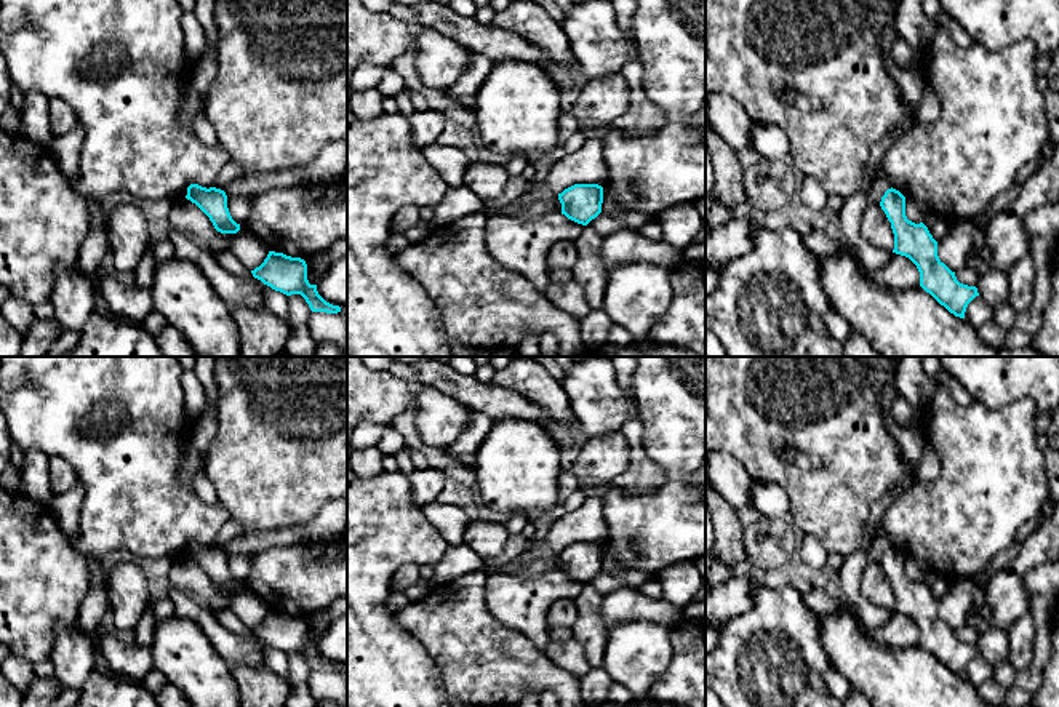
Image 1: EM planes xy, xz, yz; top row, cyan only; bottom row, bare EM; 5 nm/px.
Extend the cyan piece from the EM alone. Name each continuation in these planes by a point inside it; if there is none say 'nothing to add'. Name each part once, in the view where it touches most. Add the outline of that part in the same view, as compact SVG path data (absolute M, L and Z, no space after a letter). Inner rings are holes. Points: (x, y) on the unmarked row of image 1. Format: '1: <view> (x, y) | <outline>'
nothing to add

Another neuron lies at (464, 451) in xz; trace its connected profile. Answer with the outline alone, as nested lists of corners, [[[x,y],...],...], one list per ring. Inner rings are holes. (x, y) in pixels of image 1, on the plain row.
[[[475,413],[458,441],[445,449],[446,456],[456,464],[475,470],[478,449],[493,421],[488,414]]]

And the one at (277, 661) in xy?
[[[264,643],[264,649],[262,649],[262,656],[264,656],[264,664],[269,670],[272,670],[275,675],[282,677],[288,686],[290,686],[290,678],[288,678],[288,670],[290,670],[290,664],[288,664],[288,654],[272,648],[270,645]]]

